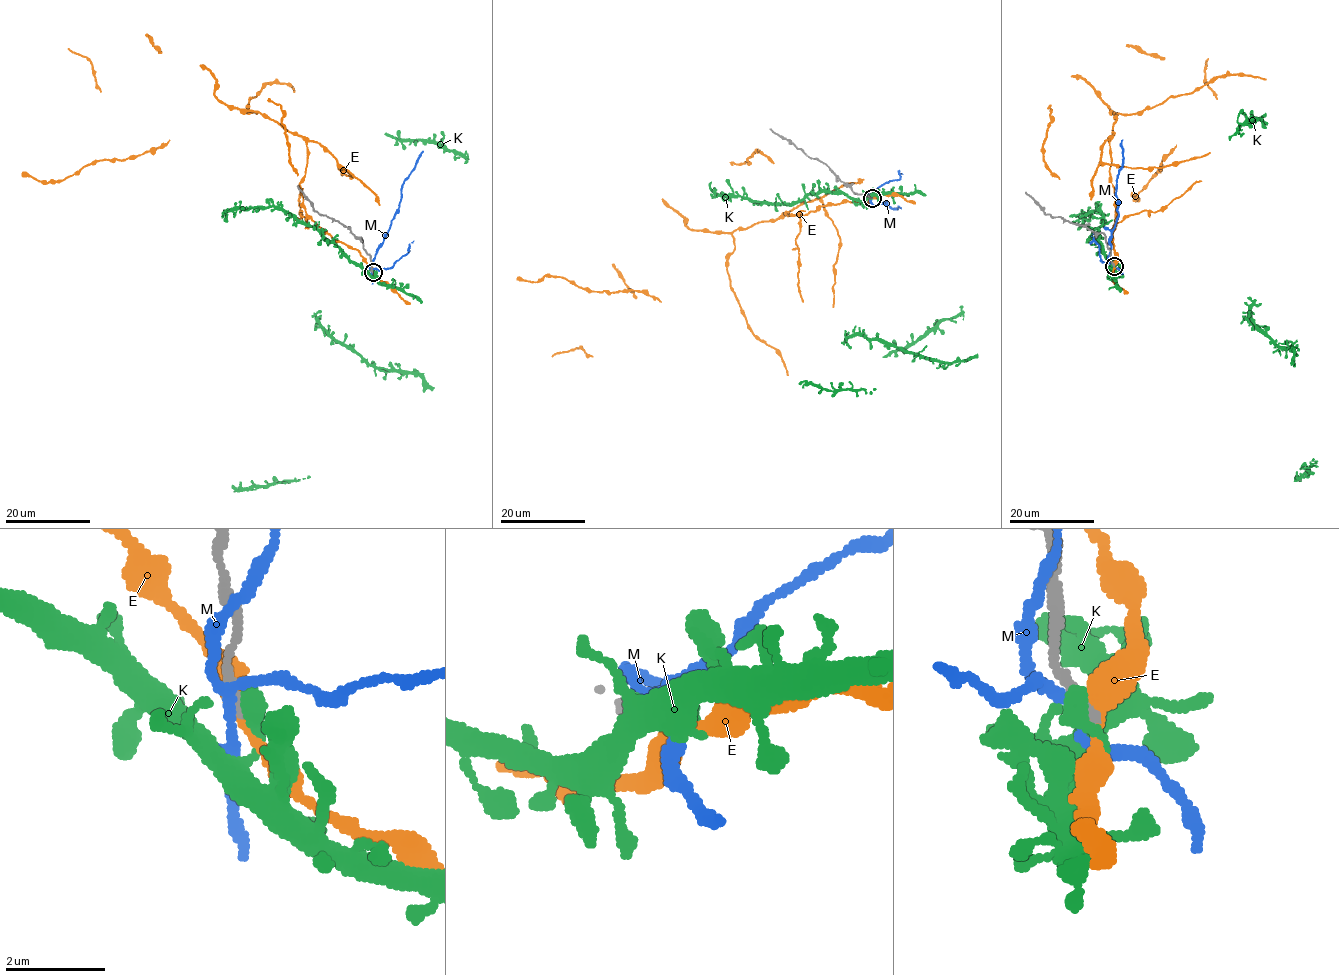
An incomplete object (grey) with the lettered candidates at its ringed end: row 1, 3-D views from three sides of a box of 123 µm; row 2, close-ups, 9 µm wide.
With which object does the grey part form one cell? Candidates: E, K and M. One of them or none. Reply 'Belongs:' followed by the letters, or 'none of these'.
Belongs: none of these

